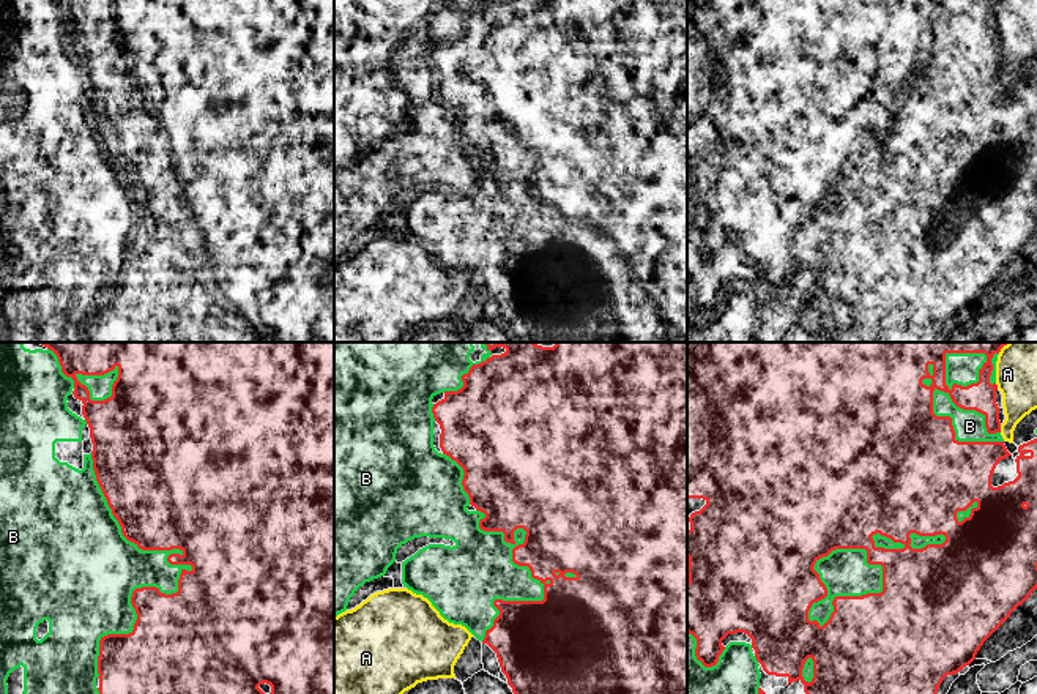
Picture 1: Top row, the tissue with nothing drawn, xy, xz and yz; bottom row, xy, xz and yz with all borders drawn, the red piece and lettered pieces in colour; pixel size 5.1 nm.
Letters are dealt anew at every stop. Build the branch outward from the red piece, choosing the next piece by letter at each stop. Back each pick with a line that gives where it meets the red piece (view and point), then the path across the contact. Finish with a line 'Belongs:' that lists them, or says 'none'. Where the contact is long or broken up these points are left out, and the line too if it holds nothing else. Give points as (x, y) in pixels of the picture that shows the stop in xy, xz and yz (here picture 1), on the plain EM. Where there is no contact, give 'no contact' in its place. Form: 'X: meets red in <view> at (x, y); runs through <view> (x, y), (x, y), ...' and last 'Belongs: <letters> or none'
Belongs: none

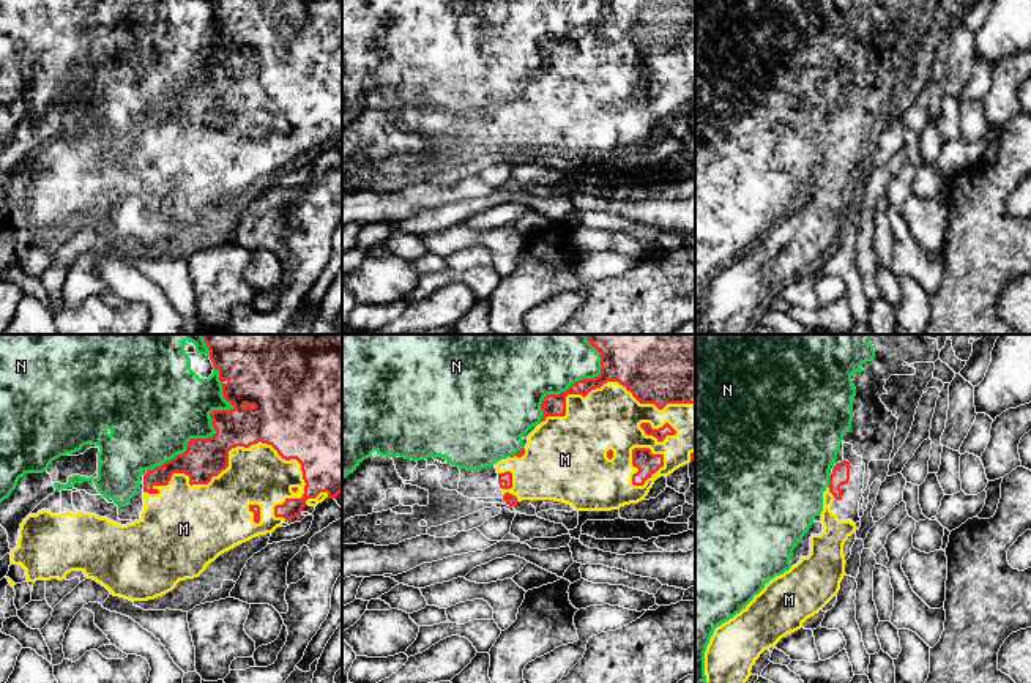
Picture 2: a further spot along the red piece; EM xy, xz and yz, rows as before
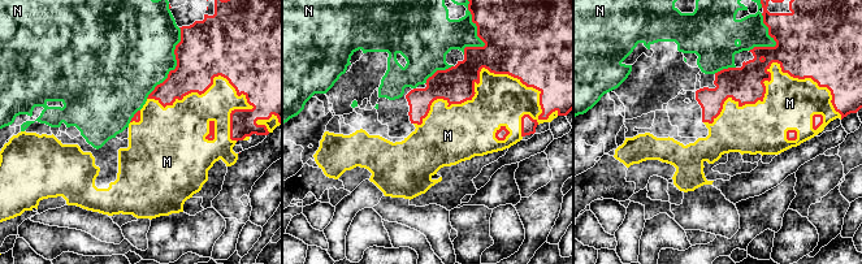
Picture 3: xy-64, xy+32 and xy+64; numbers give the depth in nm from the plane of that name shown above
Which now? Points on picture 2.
M: meets red in xy at (227, 109)
Belongs: M

